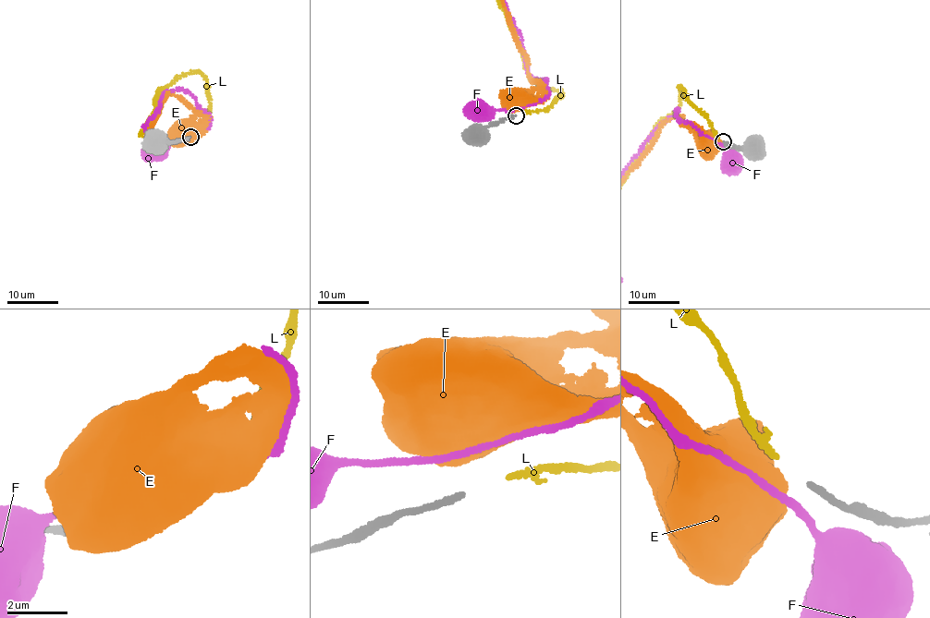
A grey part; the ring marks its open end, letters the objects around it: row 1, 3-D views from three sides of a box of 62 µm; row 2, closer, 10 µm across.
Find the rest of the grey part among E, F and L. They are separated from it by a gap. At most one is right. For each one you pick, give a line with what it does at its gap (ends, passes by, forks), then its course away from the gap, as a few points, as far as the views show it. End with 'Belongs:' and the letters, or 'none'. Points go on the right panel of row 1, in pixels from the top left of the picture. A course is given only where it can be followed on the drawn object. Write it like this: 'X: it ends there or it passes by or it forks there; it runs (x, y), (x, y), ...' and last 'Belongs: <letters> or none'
L: it passes by
Belongs: L

